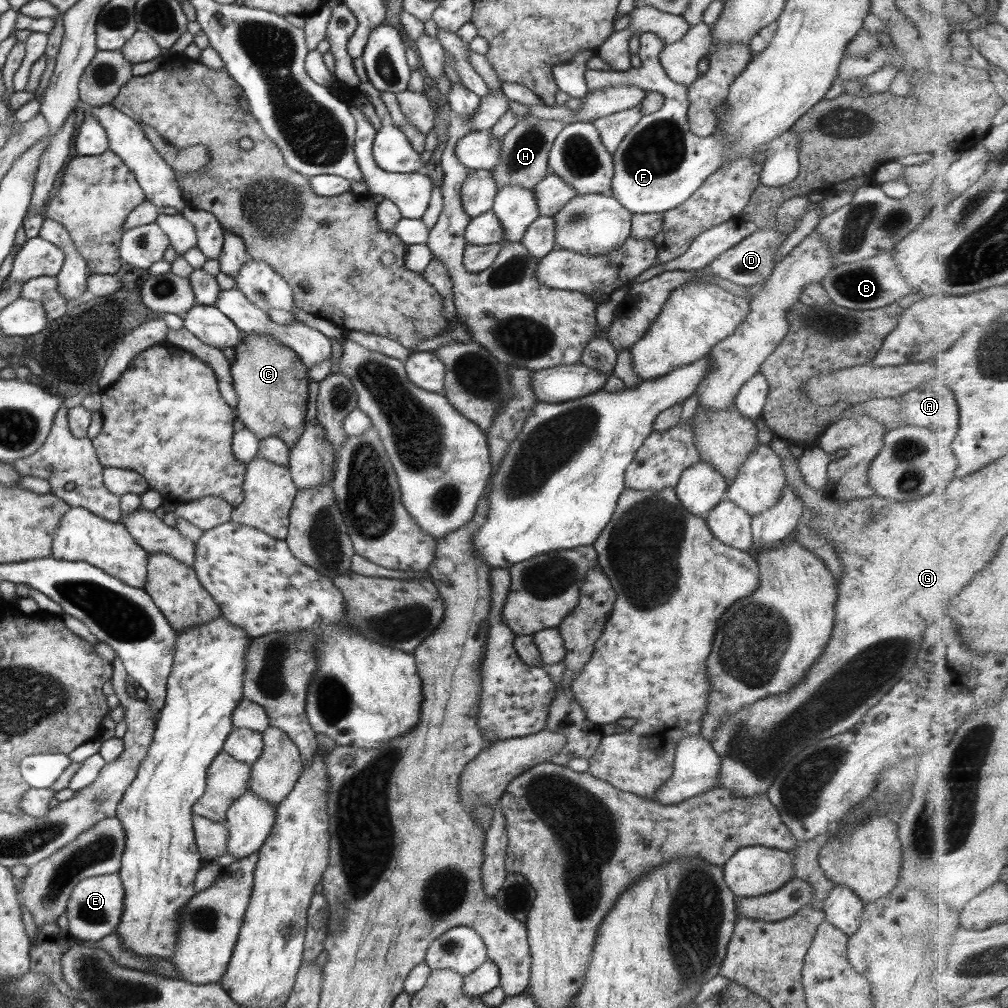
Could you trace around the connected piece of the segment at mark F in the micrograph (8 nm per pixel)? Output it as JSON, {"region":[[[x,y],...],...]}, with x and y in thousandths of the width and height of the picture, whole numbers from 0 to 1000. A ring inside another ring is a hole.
{"region":[[[647,32],[634,33],[634,67],[620,70],[598,69],[585,65],[578,71],[578,80],[583,90],[610,86],[615,83],[633,84],[639,89],[651,89],[659,97],[652,111],[638,114],[618,136],[607,153],[608,175],[606,194],[626,212],[656,211],[680,200],[697,180],[718,163],[720,141],[709,132],[692,136],[683,126],[681,110],[683,99],[681,85],[672,83],[659,72],[654,64],[654,52],[658,41]]]}

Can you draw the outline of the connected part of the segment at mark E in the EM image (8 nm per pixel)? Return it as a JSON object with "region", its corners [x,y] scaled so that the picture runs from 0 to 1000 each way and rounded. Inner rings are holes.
{"region":[[[118,867],[82,871],[72,881],[65,897],[67,926],[78,934],[94,935],[113,925],[121,906],[122,880]]]}

